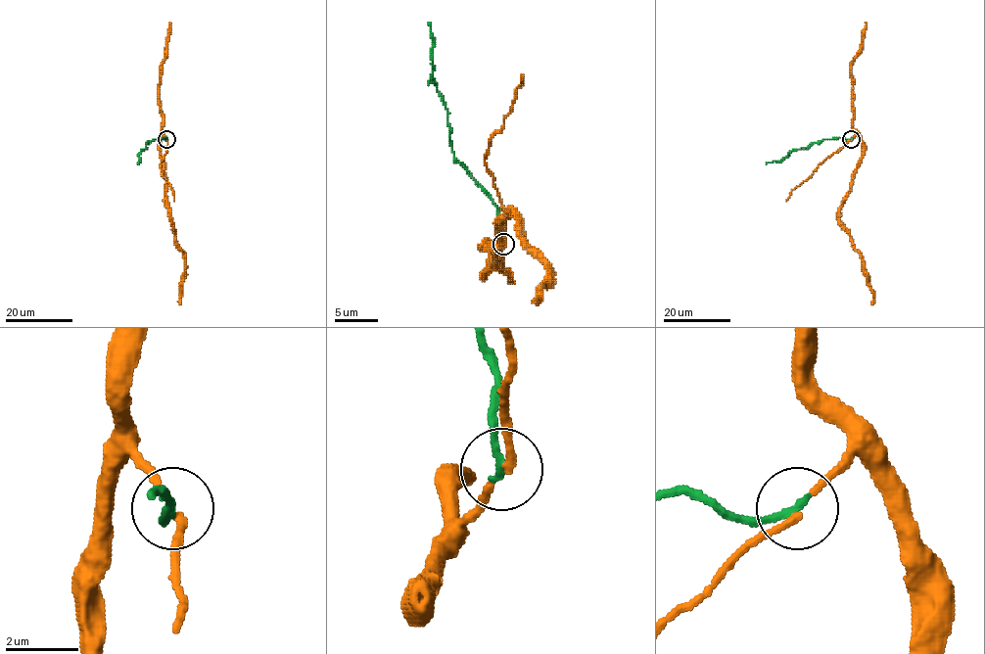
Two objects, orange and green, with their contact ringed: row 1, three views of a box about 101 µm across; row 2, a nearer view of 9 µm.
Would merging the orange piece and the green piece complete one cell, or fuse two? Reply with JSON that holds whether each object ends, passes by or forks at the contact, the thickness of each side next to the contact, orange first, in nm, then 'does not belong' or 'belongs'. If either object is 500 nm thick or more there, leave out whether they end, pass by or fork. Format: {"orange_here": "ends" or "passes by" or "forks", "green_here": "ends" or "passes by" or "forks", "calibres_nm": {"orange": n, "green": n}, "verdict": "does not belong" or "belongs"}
{"orange_here": "passes by", "green_here": "ends", "calibres_nm": {"orange": 150, "green": 240}, "verdict": "does not belong"}

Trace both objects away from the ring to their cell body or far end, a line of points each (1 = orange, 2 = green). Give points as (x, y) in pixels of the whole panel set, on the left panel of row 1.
1: (166, 139), (161, 136), (159, 156), (166, 178), (170, 223), (176, 246), (185, 261), (179, 303)
2: (166, 139), (148, 142), (138, 163)

